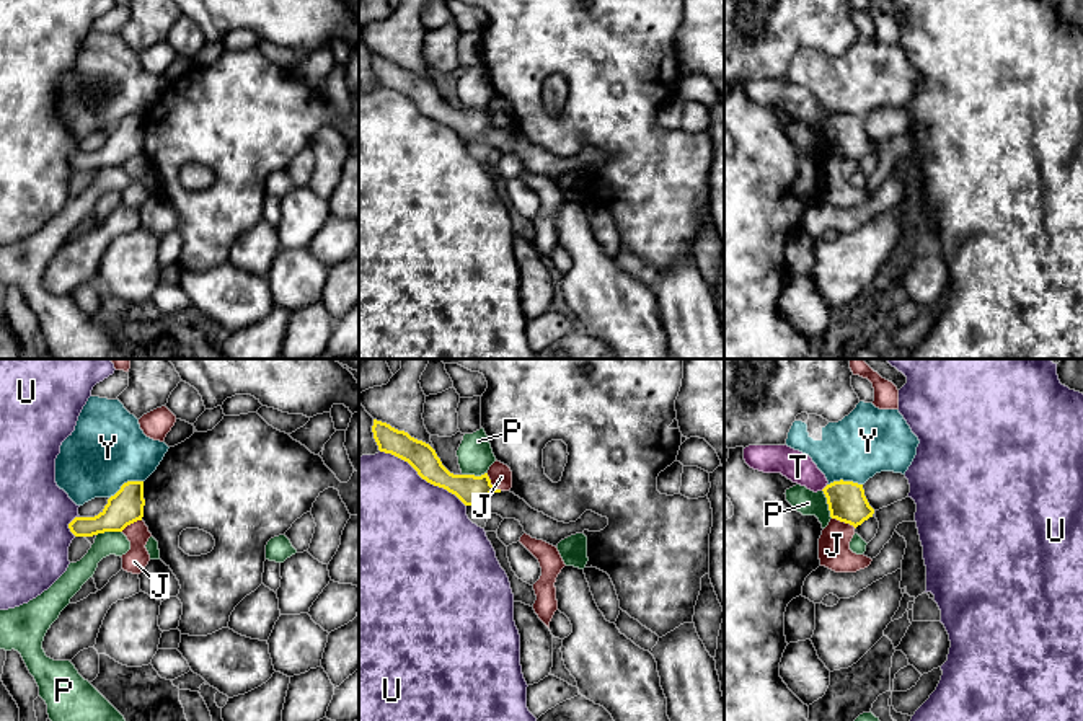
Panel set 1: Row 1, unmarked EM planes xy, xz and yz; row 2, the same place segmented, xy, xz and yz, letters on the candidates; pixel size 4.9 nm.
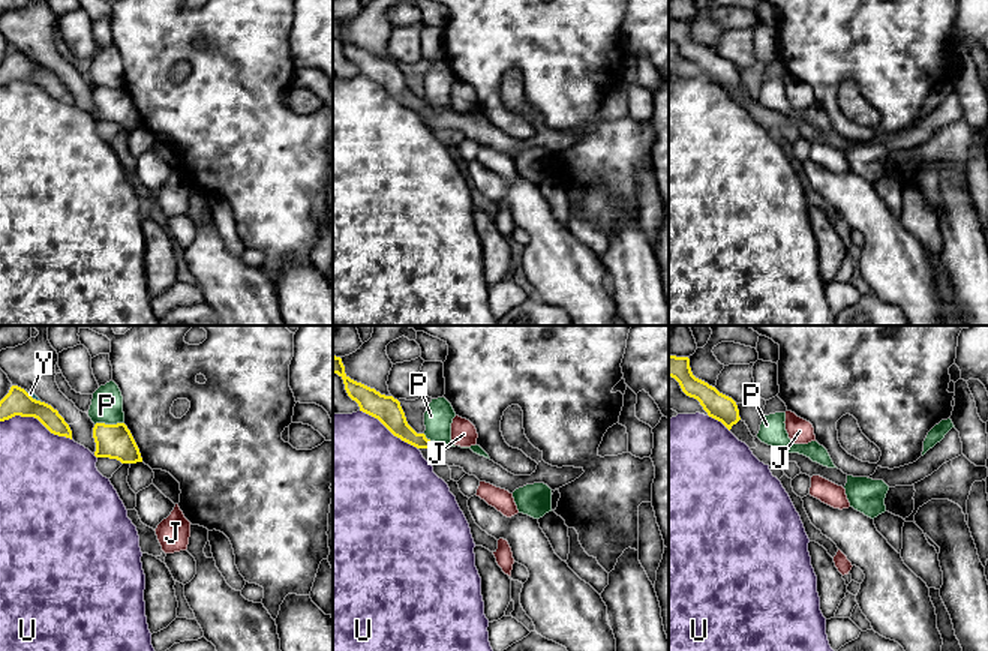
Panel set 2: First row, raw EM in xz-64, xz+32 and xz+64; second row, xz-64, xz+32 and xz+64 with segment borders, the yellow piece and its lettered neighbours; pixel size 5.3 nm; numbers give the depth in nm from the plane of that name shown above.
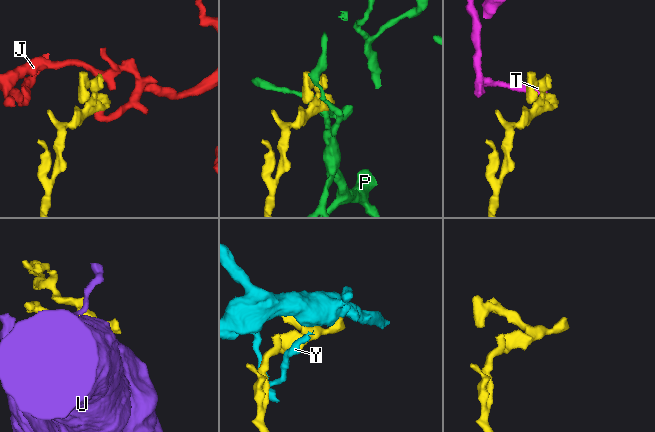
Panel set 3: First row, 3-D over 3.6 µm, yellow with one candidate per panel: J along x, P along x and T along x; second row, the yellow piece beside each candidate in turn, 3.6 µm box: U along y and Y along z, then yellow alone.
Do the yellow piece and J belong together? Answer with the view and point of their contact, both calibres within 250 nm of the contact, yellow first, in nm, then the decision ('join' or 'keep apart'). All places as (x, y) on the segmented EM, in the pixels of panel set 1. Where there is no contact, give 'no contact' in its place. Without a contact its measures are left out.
meets yellow in yz at (844, 521); 190 nm thick on the yellow side, 160 nm on the other; keep apart

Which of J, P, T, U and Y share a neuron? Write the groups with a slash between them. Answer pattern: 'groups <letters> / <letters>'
groups J / P / T / U / Y

